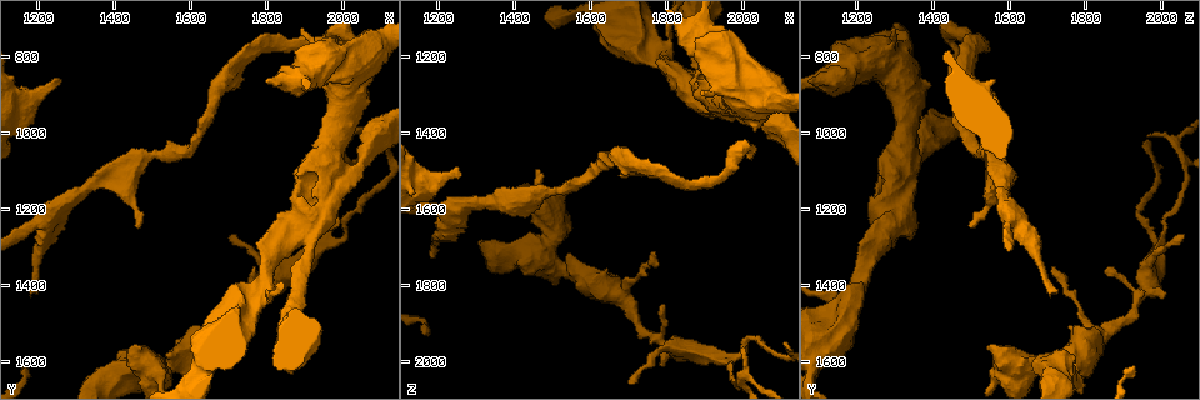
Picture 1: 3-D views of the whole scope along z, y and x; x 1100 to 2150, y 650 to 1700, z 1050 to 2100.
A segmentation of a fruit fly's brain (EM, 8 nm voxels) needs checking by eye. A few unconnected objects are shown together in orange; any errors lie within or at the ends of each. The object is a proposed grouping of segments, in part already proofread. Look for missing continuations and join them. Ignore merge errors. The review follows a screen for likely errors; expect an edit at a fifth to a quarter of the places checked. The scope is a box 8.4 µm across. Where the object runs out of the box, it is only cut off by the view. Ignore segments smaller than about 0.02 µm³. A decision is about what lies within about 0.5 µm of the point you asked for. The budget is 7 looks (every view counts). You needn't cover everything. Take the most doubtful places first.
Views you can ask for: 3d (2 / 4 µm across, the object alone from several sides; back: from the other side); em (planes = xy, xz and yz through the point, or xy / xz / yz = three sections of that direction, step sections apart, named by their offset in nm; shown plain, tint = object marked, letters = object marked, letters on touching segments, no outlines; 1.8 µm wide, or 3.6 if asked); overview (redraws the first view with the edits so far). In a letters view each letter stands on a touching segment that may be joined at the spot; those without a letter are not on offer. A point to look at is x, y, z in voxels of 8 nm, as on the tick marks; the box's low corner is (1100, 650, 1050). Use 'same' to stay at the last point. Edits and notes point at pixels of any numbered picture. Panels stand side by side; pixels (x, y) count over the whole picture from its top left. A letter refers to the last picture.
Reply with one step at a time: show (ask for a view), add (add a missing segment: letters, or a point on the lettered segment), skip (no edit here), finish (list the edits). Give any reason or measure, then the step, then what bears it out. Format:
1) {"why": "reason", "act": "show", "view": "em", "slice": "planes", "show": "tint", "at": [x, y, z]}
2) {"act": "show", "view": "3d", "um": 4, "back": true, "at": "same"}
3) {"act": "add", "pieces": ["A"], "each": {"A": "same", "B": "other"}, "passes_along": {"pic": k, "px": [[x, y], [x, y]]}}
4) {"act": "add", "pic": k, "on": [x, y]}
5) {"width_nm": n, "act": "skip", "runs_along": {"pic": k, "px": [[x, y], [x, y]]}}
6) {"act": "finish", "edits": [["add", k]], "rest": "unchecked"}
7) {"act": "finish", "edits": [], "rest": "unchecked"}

{"why": "thick end", "act": "show", "view": "3d", "um": 4, "at": [1250, 855, 1485]}

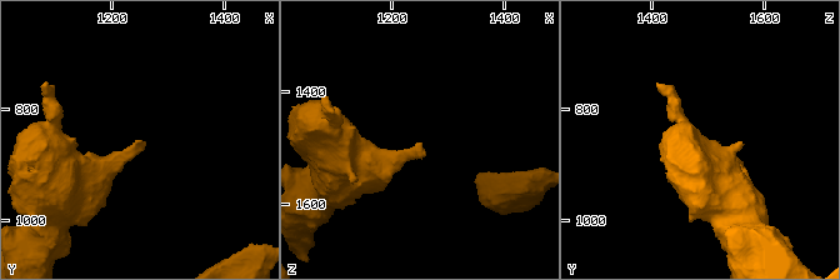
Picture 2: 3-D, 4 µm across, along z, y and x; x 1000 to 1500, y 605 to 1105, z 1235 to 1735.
{"act": "show", "view": "em", "slice": "yz", "step": 16, "show": "tint", "at": [1250, 855, 1495]}

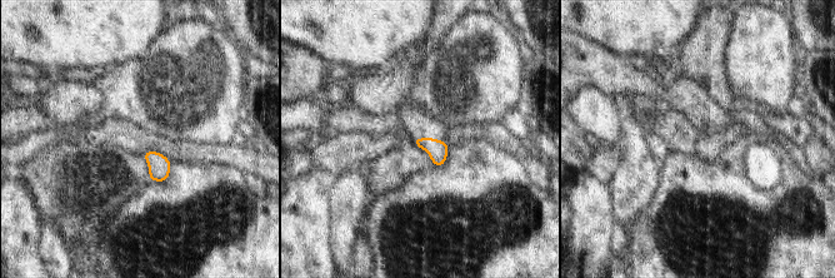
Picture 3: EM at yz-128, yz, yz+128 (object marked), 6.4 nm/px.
{"why": "what lies round it", "act": "show", "view": "em", "slice": "yz", "step": 16, "show": "letters", "at": "same"}

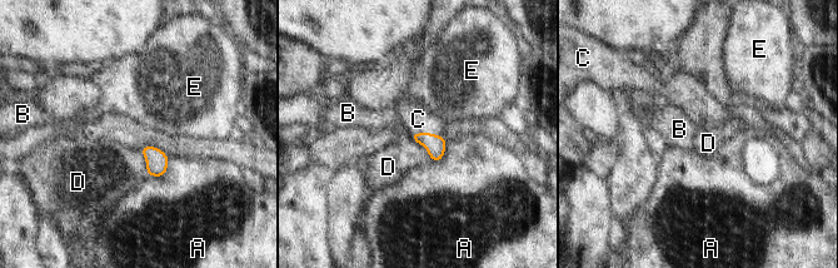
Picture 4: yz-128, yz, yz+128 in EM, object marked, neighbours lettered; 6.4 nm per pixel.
{"longest_contact_nm": ["C", 220], "act": "add", "pieces": ["C"], "each": {"A": "other", "B": "other", "C": "same", "D": "other", "E": "other"}, "found": "the neuron continues"}

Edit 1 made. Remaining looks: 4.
{"why": "tapers out", "act": "show", "view": "em", "um": 3.6, "slice": "planes", "show": "letters", "at": [1465, 1250, 1490]}

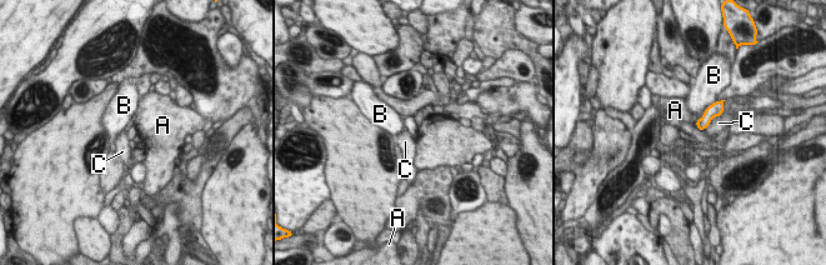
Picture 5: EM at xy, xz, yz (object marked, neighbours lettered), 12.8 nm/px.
{"act": "skip", "each": {"A": "other", "B": "other", "C": "other"}, "border": {"pic": 5, "px": [[697, 119], [695, 126]]}, "found": "none of them fits"}

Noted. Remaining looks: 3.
{"why": "free end", "act": "show", "view": "em", "slice": "xz", "step": 8, "show": "tint", "at": [1885, 725, 1295]}

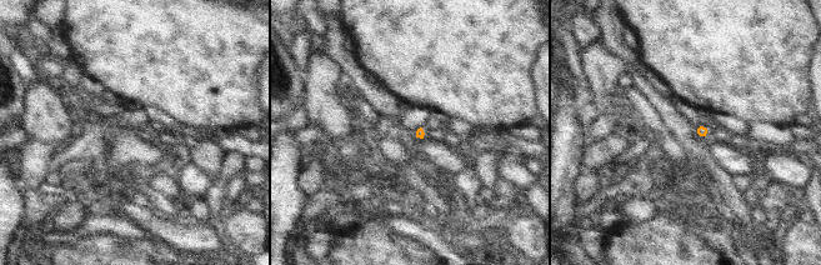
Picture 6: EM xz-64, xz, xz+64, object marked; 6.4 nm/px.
{"act": "show", "view": "em", "slice": "planes", "show": "letters", "at": "same"}

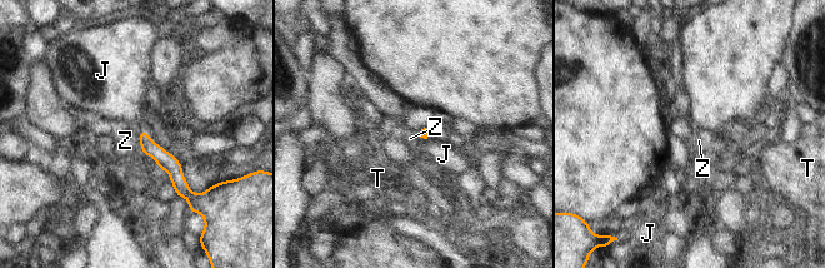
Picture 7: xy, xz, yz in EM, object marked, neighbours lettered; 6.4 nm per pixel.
{"act": "skip", "each": {"J": "other", "T": "other", "Z": "other"}, "runs_along": {"pic": 7, "px": [[143, 134], [175, 170], [181, 189]]}, "found": "none of them fits"}

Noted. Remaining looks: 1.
{"act": "finish", "edits": [["add", 4]], "rest": "unchecked"}

